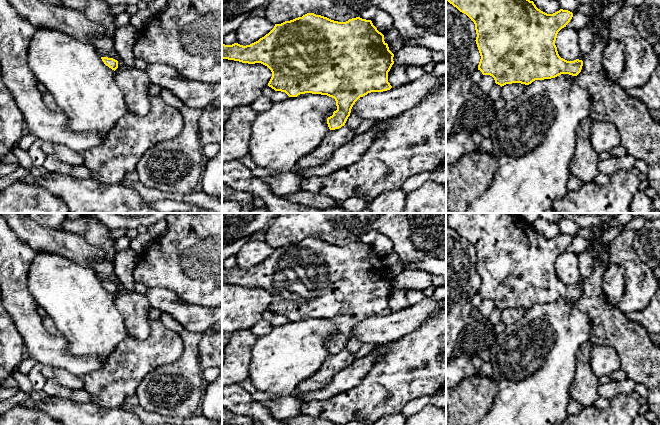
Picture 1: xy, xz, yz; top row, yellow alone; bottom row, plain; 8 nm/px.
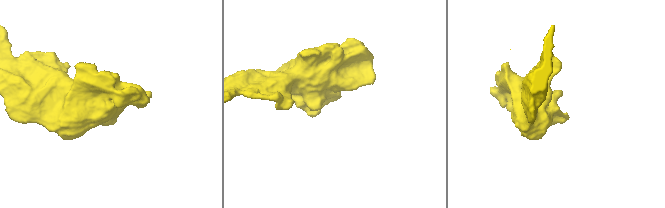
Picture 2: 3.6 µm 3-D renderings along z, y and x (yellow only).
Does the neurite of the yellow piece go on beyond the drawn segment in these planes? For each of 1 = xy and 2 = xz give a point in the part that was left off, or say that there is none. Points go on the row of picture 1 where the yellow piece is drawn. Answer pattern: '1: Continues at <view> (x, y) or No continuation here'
1: No continuation here
2: No continuation here

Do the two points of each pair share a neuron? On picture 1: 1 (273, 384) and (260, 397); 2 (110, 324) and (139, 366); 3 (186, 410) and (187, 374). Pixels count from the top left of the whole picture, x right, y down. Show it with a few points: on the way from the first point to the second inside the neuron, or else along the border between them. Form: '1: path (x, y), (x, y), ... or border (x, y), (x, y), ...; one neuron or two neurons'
1: border (249, 377), (256, 388), (270, 396), (288, 394); two neurons
2: border (127, 336), (107, 358); two neurons
3: path (187, 401), (194, 389), (190, 383); one neuron

